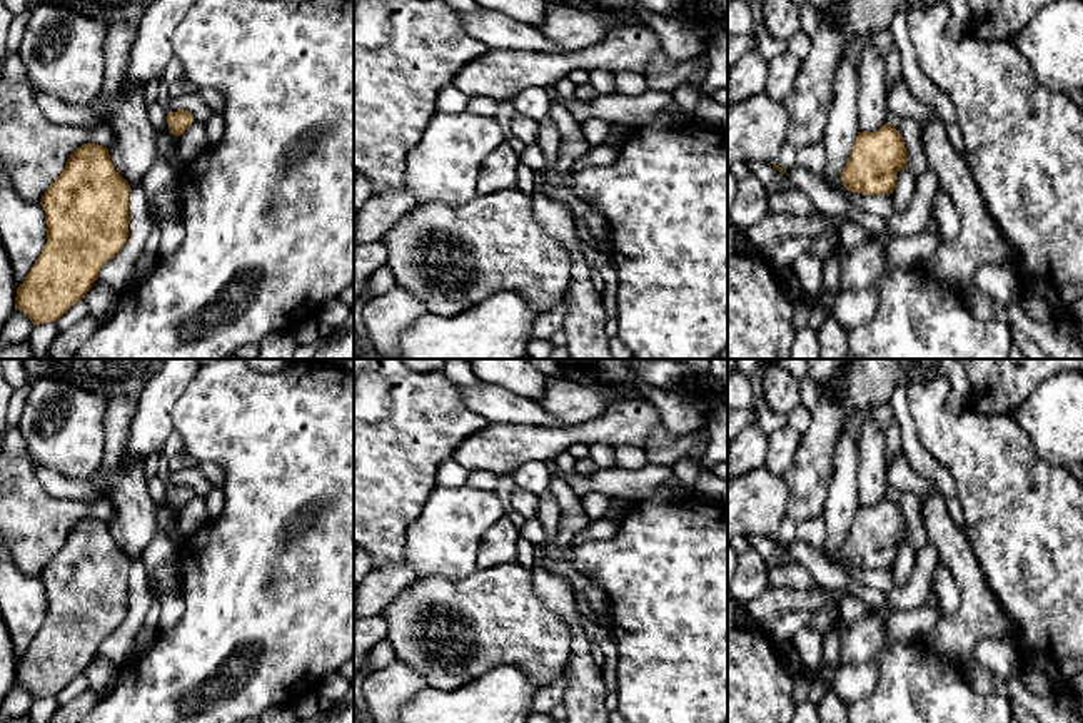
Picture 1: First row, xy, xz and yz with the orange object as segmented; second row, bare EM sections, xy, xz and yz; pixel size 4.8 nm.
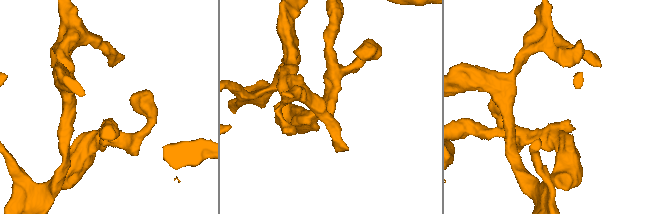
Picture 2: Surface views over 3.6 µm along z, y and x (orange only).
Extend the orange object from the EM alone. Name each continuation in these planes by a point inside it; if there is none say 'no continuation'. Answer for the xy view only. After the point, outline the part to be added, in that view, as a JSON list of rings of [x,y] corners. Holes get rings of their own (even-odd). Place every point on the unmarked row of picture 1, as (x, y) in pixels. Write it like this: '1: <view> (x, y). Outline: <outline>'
1: xy (164, 473). Outline: [[[160,458],[159,461],[157,479],[164,484],[165,489],[169,489],[170,486],[177,486],[175,483],[170,481],[169,459],[165,458]]]

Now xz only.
no continuation

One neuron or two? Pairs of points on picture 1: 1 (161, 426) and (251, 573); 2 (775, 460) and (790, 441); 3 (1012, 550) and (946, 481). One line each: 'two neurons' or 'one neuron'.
1: two neurons
2: one neuron
3: two neurons

